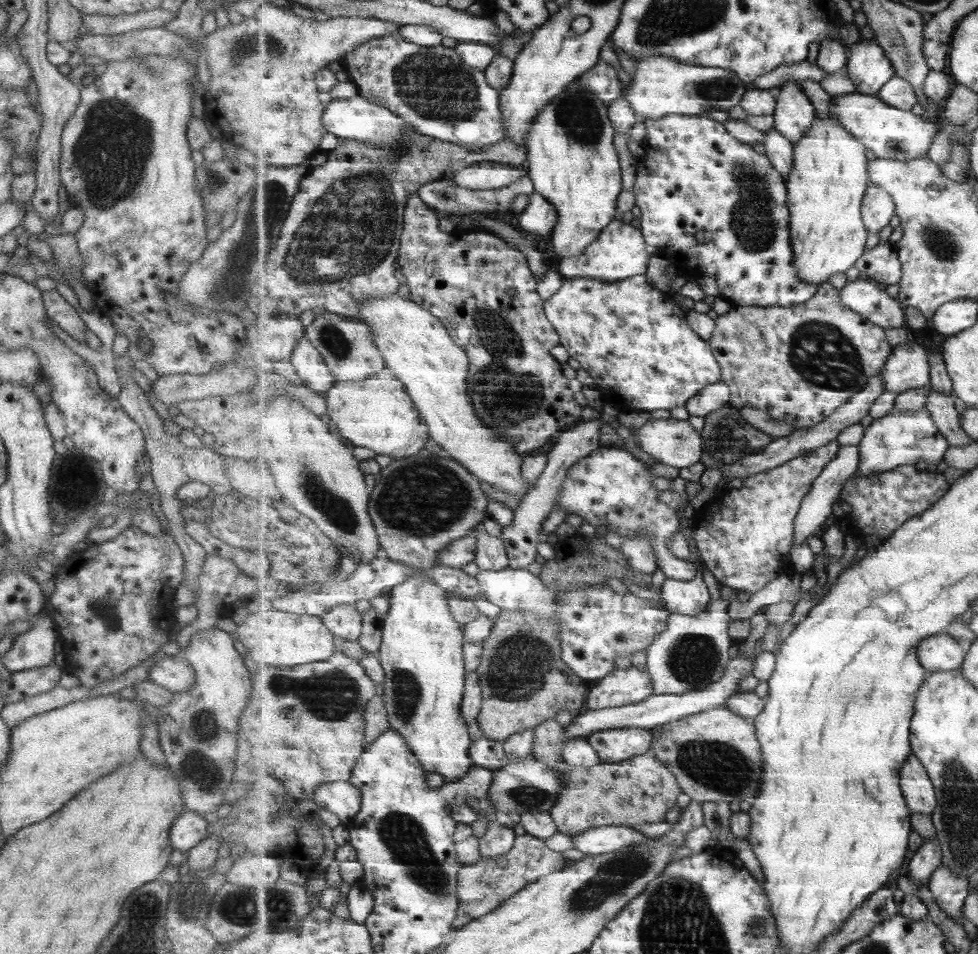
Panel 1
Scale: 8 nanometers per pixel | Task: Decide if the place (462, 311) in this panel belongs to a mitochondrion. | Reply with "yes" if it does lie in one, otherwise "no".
no

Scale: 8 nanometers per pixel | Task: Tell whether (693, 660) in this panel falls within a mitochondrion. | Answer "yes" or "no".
yes

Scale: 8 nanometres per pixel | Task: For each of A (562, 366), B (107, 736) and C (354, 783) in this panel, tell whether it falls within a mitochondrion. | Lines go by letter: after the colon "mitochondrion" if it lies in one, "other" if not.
A: other
B: other
C: other

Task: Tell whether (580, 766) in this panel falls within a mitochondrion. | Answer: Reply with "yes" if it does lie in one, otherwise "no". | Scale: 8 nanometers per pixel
no

